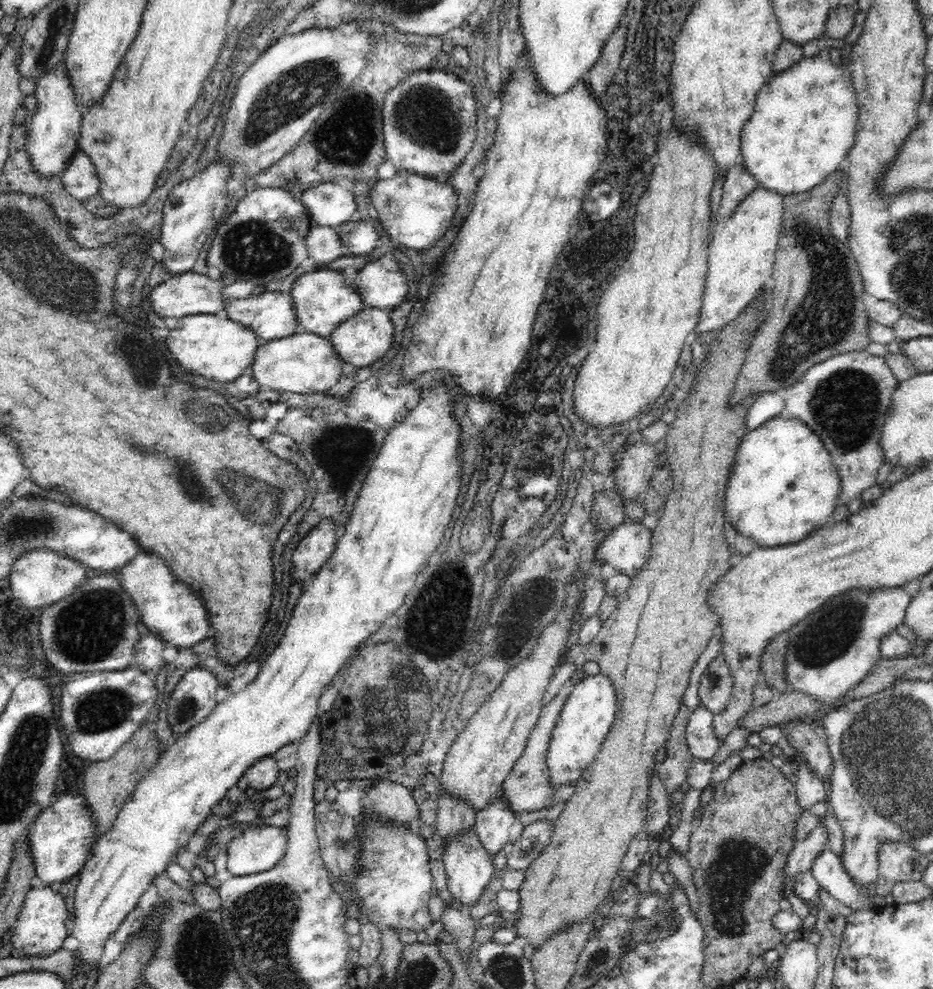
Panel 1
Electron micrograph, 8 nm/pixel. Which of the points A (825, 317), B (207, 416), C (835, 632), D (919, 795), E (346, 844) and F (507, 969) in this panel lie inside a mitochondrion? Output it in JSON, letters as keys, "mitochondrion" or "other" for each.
{"A":"mitochondrion","B":"mitochondrion","C":"mitochondrion","D":"mitochondrion","E":"mitochondrion","F":"mitochondrion"}

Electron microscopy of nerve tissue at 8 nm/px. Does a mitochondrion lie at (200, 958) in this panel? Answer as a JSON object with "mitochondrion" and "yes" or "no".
{"mitochondrion":"yes"}

